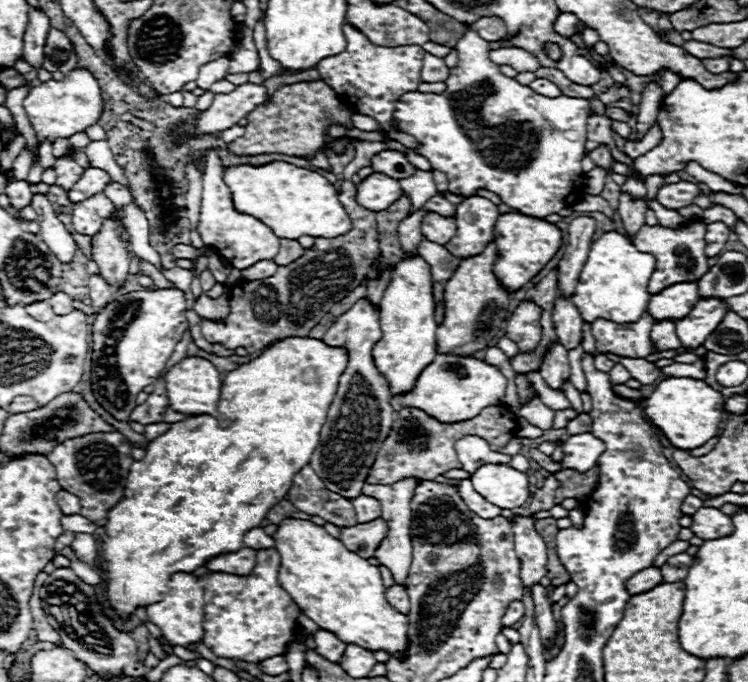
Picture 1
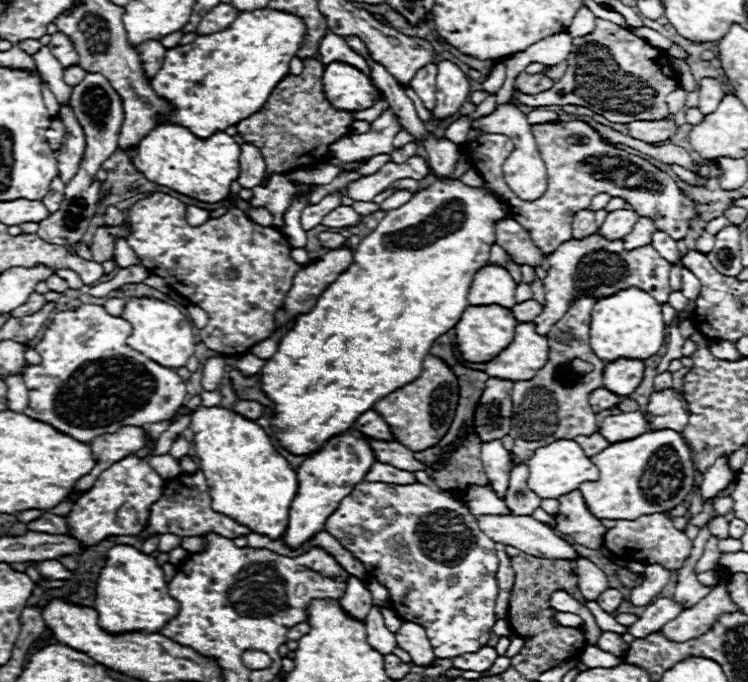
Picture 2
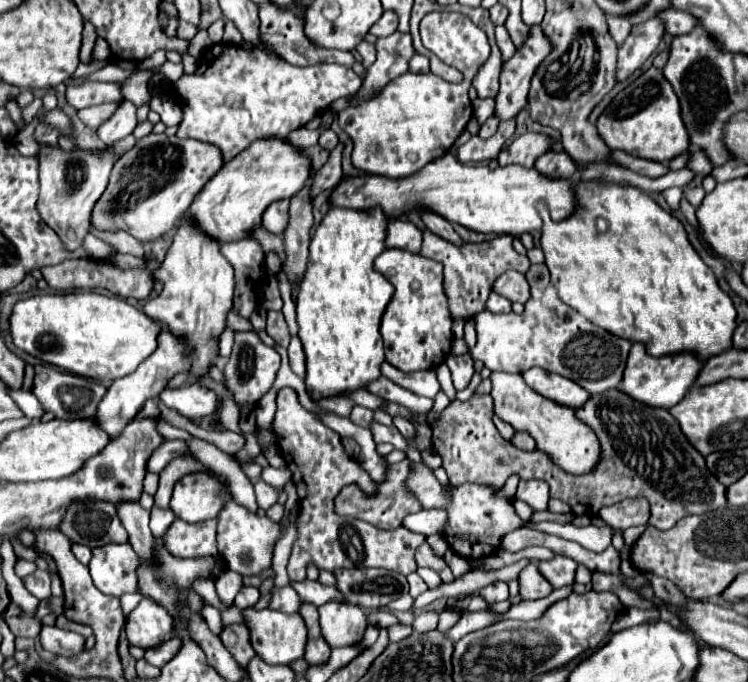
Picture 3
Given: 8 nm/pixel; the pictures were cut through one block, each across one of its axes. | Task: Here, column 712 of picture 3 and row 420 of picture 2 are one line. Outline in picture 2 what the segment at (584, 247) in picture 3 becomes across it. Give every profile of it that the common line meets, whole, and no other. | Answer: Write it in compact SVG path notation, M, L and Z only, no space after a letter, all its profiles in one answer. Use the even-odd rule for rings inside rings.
M428 138L424 142L426 150L428 150L428 162L430 162L430 168L434 168L434 176L436 180L412 194L410 202L406 202L404 206L396 208L396 210L390 210L386 212L386 216L380 220L380 224L376 226L376 230L372 230L366 238L362 238L362 242L356 246L354 250L354 258L352 258L352 264L346 272L342 272L330 286L326 292L322 292L322 296L318 298L316 306L308 312L308 314L302 314L294 328L282 338L280 346L278 346L278 352L266 360L264 368L260 370L262 372L262 390L274 400L276 408L274 408L274 418L272 418L272 426L274 426L274 432L276 432L276 438L280 440L280 444L292 452L292 454L310 454L318 448L324 446L326 440L330 440L332 436L336 434L342 434L346 432L348 428L352 428L352 424L358 420L360 414L364 414L366 410L370 410L378 400L386 398L390 392L410 384L414 378L420 376L422 372L422 362L424 358L428 356L428 350L430 346L434 344L434 340L442 334L446 334L450 328L454 328L462 316L462 312L470 306L468 302L468 290L470 290L470 284L472 284L472 278L474 274L486 266L490 262L490 248L492 244L496 242L496 226L494 222L502 220L502 218L508 218L510 216L510 210L504 202L500 202L492 192L488 192L486 188L472 188L472 186L466 186L462 180L452 180L450 174L454 172L456 168L456 162L454 162L454 148L460 148L458 144L446 140L446 138L440 138L440 140L434 140L434 138Z

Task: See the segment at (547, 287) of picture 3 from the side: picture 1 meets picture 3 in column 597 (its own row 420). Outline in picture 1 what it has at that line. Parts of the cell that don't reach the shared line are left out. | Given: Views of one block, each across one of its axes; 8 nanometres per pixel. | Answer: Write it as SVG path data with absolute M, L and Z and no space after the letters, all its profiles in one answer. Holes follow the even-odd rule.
M364 298L358 300L348 312L344 312L322 336L322 342L326 342L328 346L348 350L348 366L328 408L326 424L320 432L320 444L312 454L310 466L318 472L328 490L342 494L344 498L356 498L358 494L362 494L368 470L374 464L374 458L386 434L390 434L394 422L388 380L378 372L372 358L372 348L380 338L382 330L378 324L378 308L374 310L372 304Z

